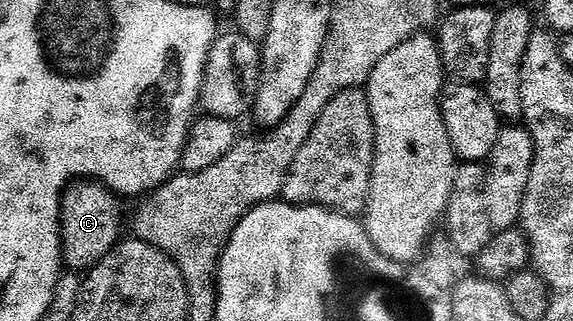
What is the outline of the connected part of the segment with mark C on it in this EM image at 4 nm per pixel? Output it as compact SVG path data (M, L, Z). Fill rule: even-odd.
M81 178L73 181L64 189L60 196L60 246L62 248L62 263L69 272L87 273L103 261L121 242L120 235L120 203L111 186L99 181Z

